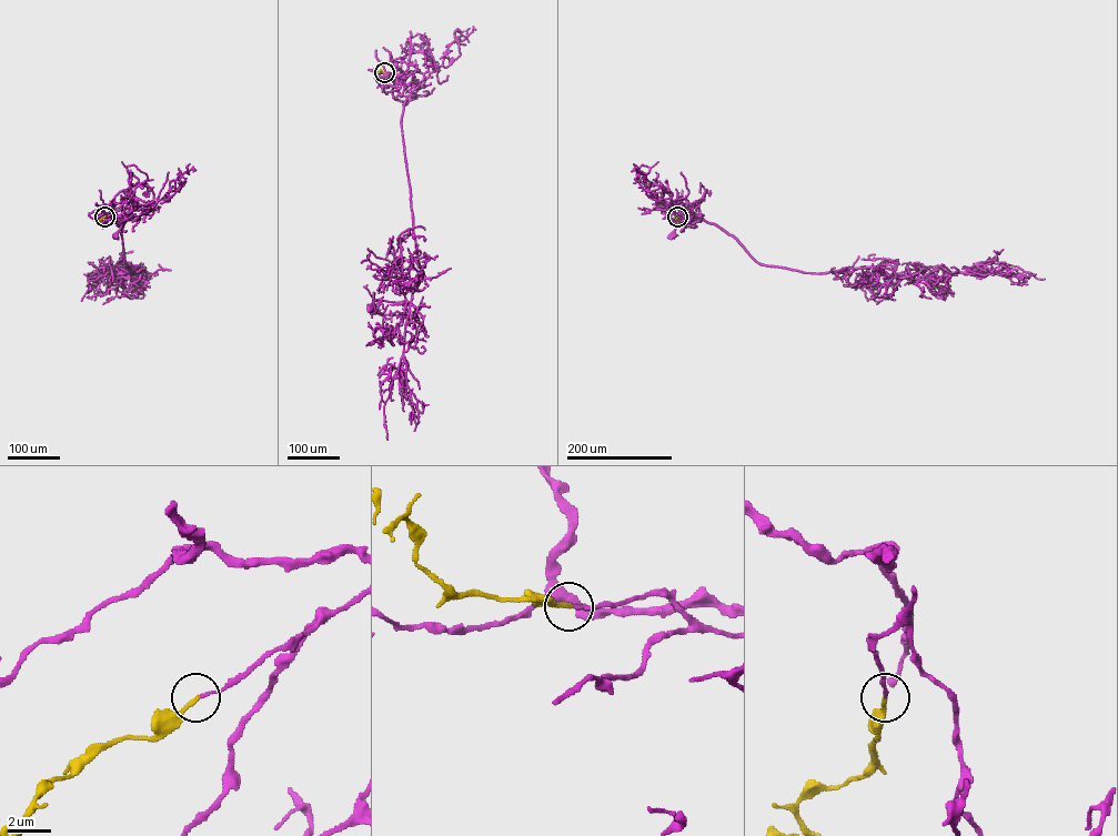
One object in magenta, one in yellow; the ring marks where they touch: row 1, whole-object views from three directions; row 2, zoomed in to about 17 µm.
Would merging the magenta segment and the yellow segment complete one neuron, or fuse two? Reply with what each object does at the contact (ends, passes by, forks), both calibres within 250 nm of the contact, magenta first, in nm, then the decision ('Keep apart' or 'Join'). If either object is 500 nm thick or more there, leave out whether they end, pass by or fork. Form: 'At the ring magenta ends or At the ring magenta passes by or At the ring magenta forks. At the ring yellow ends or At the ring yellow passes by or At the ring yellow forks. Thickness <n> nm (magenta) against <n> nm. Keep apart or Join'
At the ring magenta ends. At the ring yellow ends. Thickness 120 nm (magenta) against 200 nm. Join

